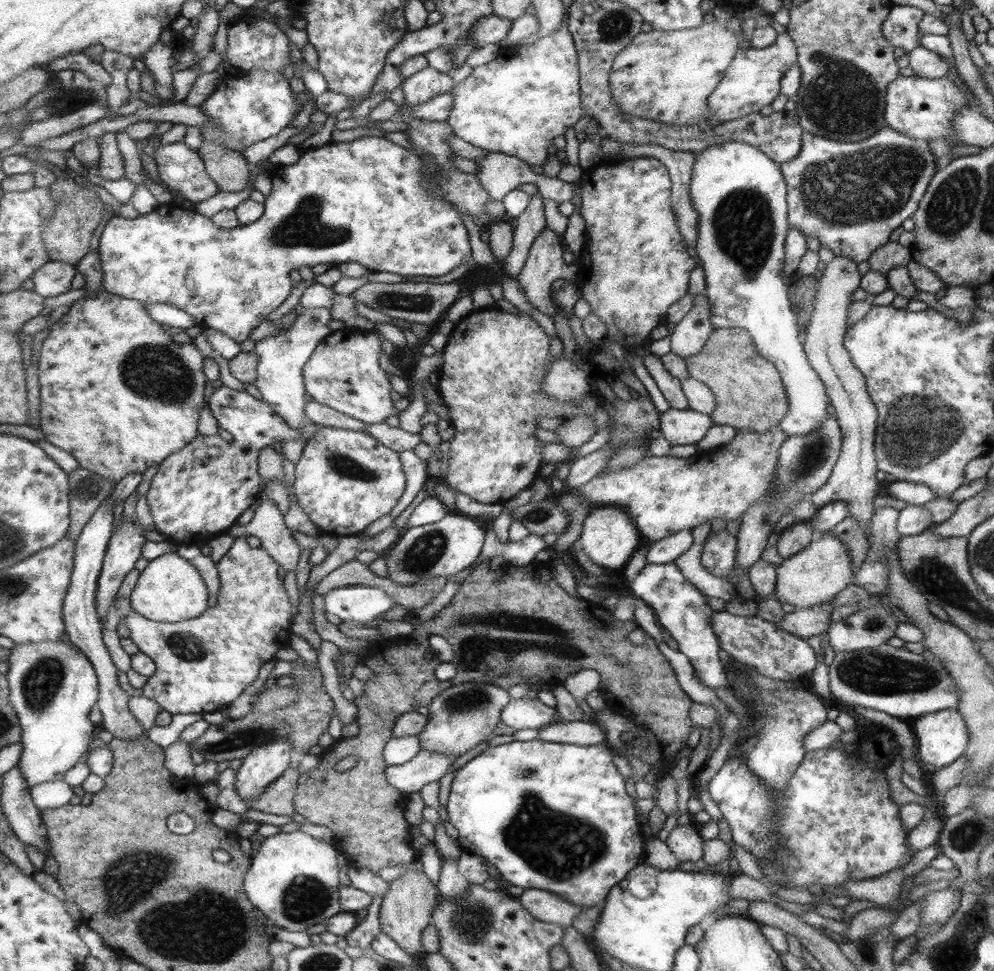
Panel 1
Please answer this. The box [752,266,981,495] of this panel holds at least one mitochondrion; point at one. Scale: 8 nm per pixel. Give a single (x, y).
(919, 429)

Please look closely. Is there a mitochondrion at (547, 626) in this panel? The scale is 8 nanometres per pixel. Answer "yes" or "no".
yes

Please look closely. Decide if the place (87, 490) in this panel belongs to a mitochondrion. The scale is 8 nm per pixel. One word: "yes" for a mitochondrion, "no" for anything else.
yes

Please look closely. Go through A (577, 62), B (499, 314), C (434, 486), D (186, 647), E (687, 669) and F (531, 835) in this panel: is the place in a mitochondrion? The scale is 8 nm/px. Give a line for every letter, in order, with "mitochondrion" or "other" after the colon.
A: other
B: other
C: other
D: mitochondrion
E: other
F: mitochondrion

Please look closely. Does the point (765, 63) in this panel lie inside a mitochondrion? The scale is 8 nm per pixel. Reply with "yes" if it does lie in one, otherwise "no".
no

